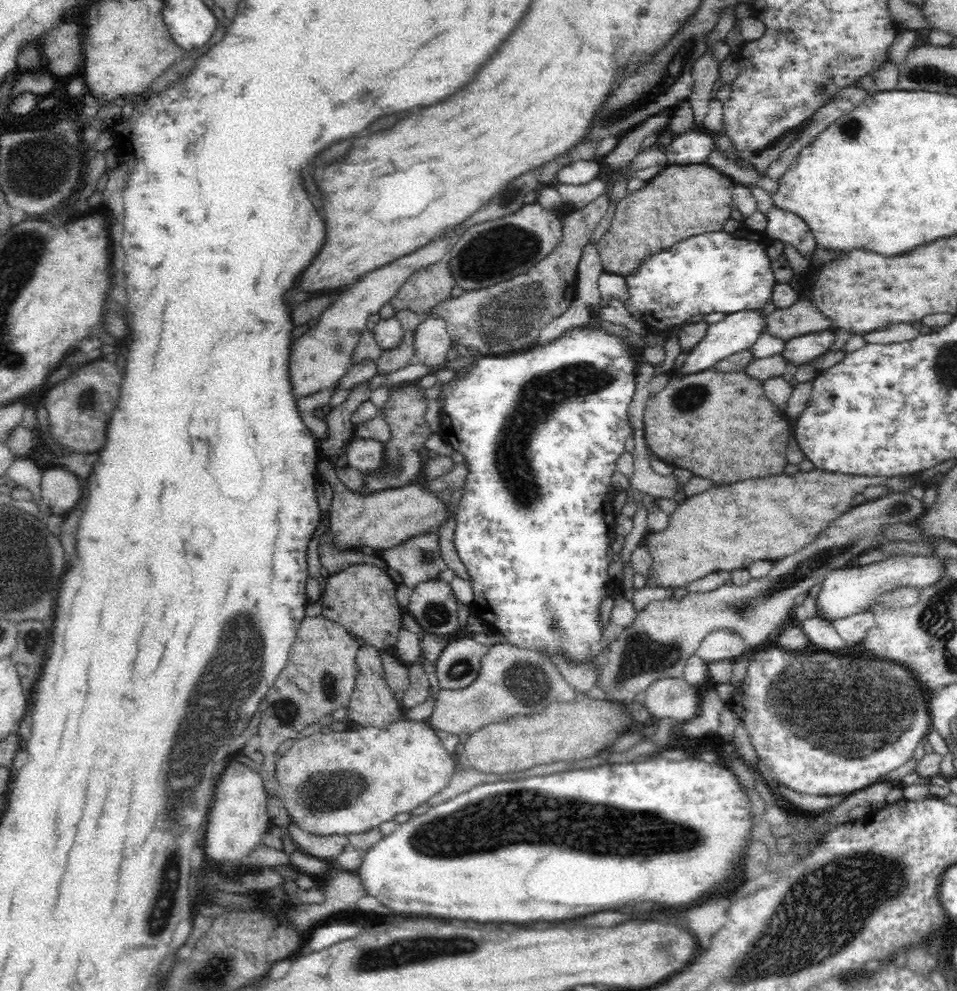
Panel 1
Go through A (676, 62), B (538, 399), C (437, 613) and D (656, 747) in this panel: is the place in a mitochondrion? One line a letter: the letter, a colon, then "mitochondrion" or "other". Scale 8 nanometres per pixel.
A: mitochondrion
B: mitochondrion
C: mitochondrion
D: other

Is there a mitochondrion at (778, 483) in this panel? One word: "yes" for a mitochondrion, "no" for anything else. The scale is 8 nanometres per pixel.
no

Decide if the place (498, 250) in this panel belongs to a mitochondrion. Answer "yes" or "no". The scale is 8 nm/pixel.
yes

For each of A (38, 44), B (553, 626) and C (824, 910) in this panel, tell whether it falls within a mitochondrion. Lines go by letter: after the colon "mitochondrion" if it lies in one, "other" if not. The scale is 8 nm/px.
A: other
B: mitochondrion
C: mitochondrion

